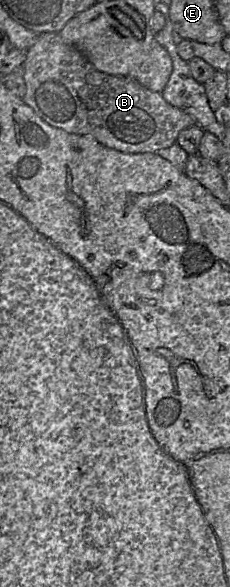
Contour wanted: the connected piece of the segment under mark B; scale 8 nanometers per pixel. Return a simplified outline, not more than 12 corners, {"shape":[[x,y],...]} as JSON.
{"shape":[[58,33],[26,51],[22,100],[49,125],[155,153],[196,124]]}

